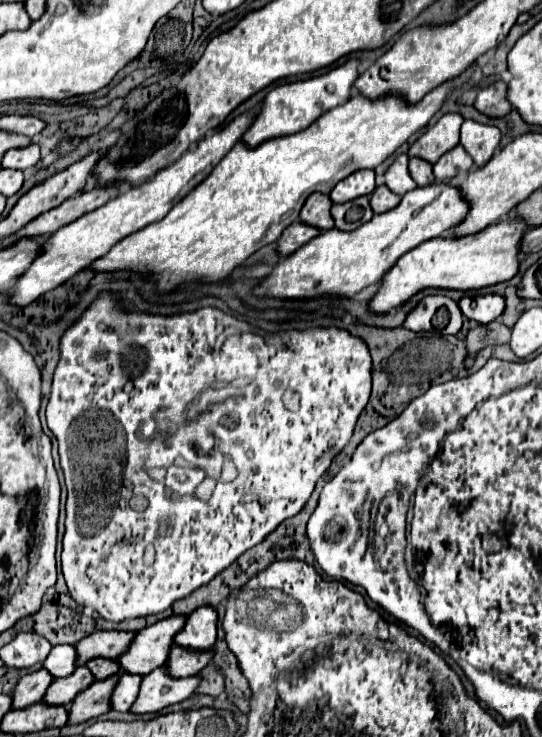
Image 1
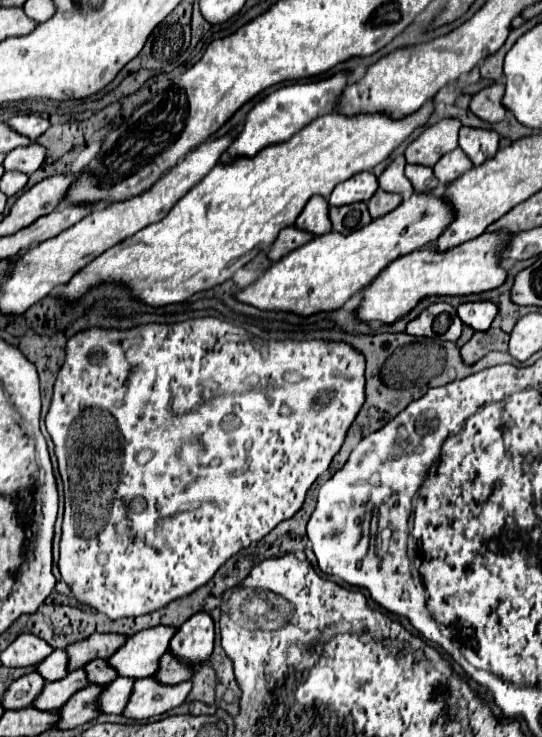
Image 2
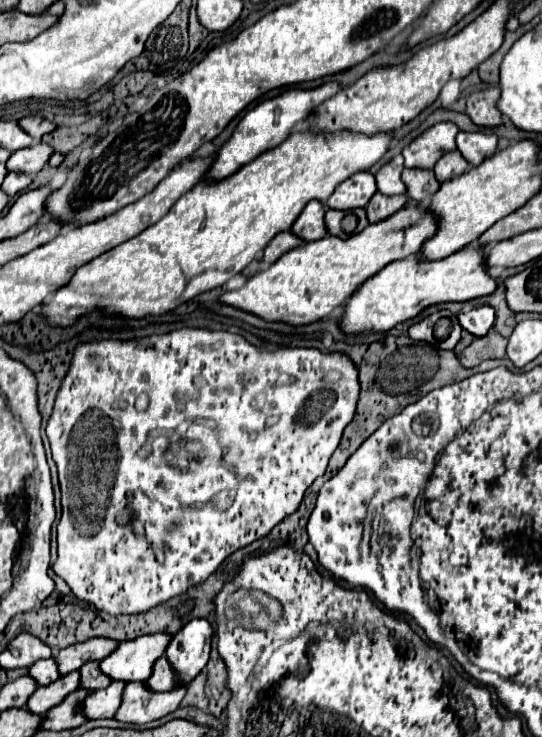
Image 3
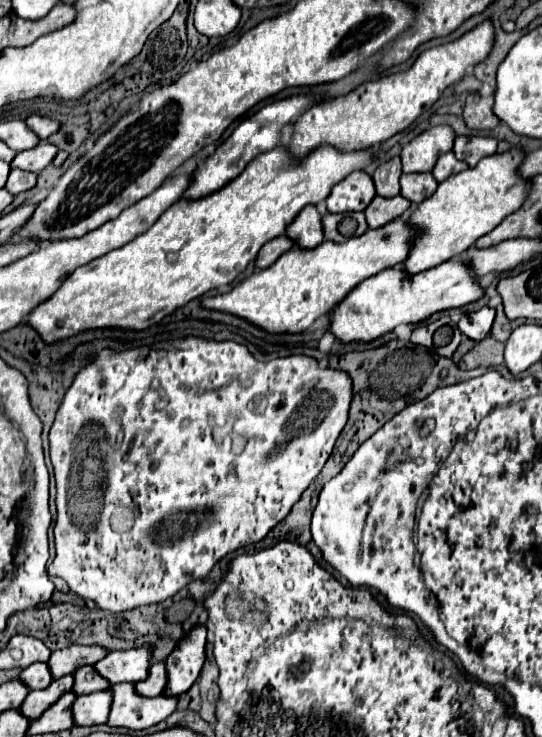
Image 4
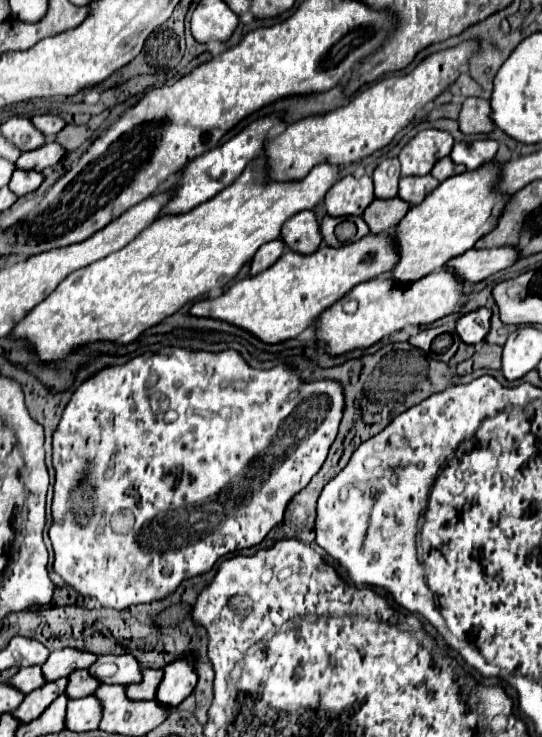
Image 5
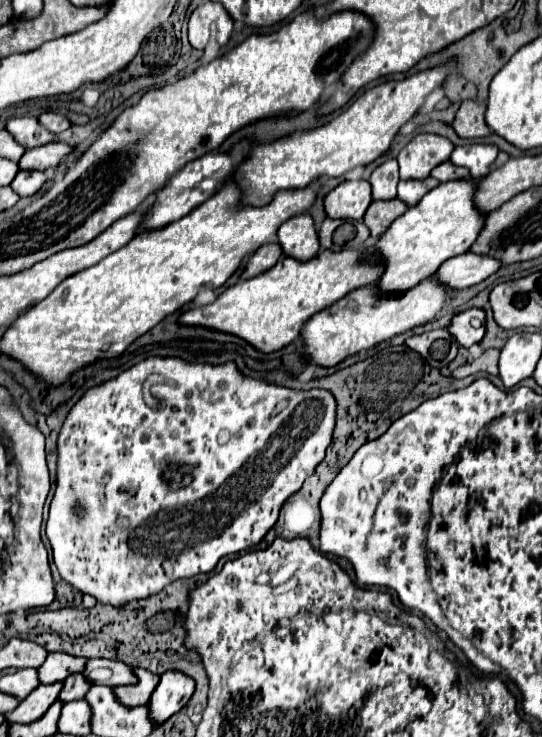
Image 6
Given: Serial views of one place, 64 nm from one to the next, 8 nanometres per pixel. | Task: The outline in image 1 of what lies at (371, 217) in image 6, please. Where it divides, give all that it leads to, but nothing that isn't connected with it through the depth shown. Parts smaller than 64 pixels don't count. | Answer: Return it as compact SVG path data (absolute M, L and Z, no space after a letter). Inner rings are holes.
M380 184L372 194L370 194L370 206L374 214L382 214L392 210L400 202L400 196L394 194L386 184Z

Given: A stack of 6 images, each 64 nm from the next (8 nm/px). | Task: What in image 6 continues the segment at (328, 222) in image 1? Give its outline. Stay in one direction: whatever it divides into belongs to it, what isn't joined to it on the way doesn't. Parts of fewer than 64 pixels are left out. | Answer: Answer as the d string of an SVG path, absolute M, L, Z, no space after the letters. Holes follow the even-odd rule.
M304 212L286 220L278 228L278 242L284 254L296 260L308 260L310 256L316 256L320 250L320 242L318 242L318 232L314 228L312 216Z

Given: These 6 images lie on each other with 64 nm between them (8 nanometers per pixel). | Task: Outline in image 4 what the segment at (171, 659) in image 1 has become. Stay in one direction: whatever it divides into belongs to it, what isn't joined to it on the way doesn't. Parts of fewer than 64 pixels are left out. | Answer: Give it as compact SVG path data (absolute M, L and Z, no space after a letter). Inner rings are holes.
M154 662L152 668L150 668L148 680L142 680L140 684L136 684L136 692L140 692L142 696L160 696L164 692L166 682L168 682L166 664L164 662Z

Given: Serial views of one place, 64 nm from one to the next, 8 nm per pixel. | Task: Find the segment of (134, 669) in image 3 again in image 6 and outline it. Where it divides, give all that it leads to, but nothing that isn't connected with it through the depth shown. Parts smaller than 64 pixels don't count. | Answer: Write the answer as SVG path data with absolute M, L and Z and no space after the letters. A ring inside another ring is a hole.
M106 658L88 660L86 670L82 674L92 684L110 684L110 686L136 684L136 680L138 680L132 666L128 666L122 660L106 660Z

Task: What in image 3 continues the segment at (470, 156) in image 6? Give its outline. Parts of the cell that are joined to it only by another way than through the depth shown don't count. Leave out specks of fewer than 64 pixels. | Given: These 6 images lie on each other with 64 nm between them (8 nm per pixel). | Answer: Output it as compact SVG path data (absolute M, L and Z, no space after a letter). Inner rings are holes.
M458 132L456 138L458 150L466 160L470 160L472 166L478 166L486 158L490 158L496 152L496 144L498 136L486 132Z

